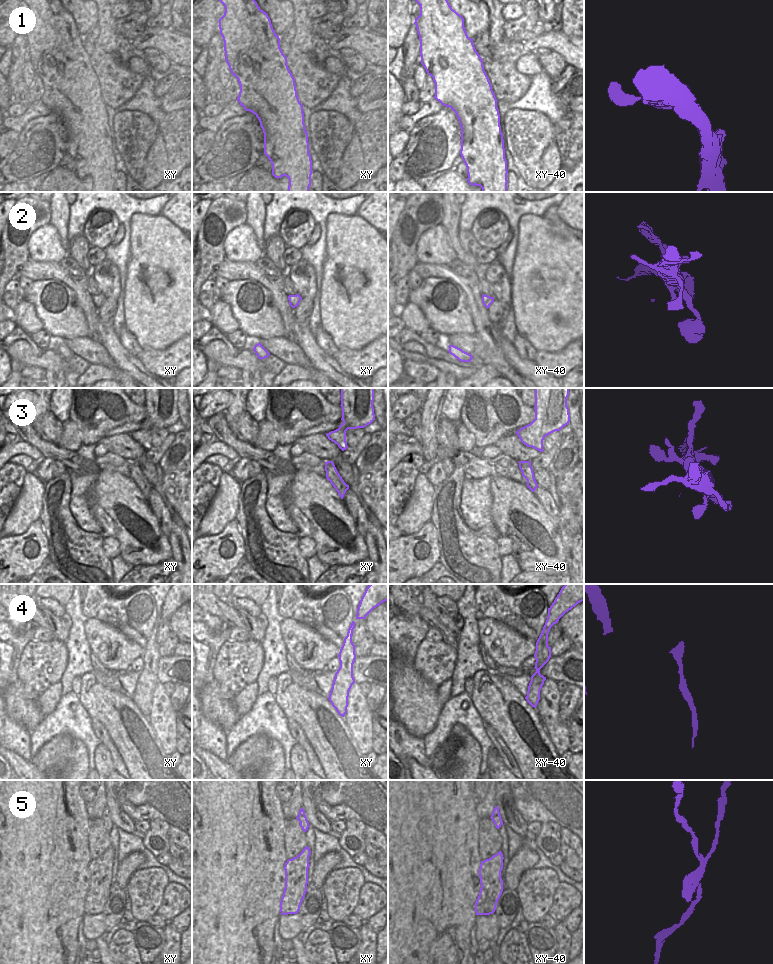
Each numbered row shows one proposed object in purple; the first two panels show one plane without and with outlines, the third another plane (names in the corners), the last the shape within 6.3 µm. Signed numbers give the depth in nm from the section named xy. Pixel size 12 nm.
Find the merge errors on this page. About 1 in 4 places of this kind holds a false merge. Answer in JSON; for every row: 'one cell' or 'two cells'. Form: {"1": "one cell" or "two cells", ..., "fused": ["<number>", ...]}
{"1": "two cells", "2": "one cell", "3": "one cell", "4": "two cells", "5": "two cells", "fused": ["1", "4", "5"]}

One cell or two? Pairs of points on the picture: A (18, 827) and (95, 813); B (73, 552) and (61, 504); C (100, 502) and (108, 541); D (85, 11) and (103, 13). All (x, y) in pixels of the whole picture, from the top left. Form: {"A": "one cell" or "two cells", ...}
{"A": "two cells", "B": "one cell", "C": "two cells", "D": "two cells"}

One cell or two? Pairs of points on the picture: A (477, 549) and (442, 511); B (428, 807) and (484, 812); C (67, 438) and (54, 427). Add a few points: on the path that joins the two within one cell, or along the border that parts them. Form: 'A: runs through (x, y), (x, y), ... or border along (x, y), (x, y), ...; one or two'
A: runs through (467, 539), (458, 530), (452, 519); one
B: border along (475, 805), (475, 813), (480, 818); two
C: border along (63, 423), (61, 438), (57, 444); two

